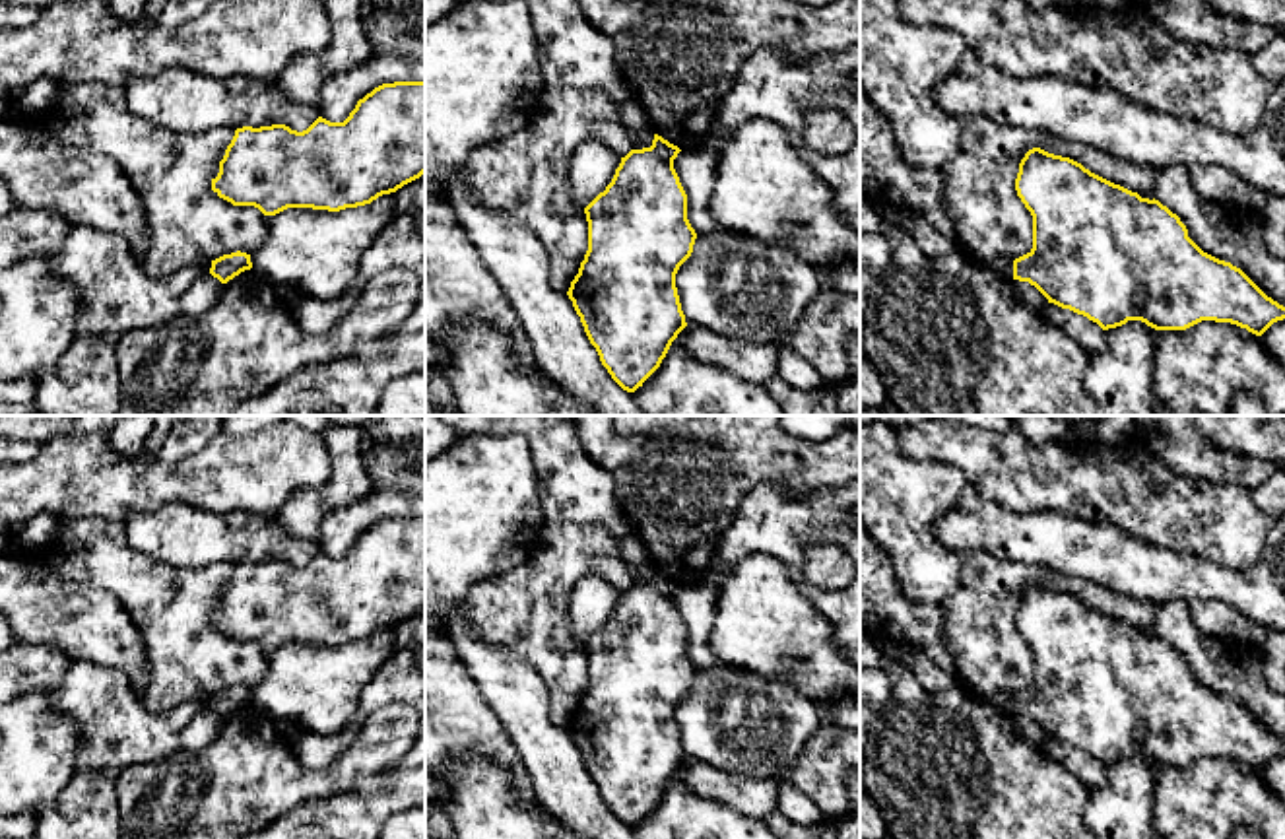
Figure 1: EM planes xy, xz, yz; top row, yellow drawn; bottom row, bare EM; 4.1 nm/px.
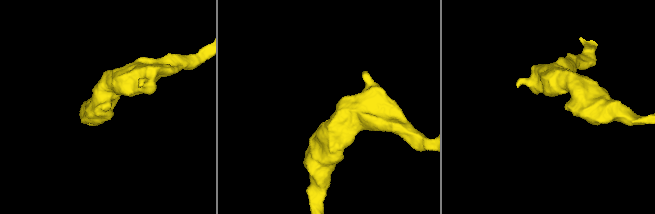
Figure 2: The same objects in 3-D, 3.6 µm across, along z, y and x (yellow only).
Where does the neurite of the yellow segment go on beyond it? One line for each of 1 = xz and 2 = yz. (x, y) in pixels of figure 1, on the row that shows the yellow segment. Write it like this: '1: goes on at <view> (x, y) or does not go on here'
1: does not go on here
2: does not go on here

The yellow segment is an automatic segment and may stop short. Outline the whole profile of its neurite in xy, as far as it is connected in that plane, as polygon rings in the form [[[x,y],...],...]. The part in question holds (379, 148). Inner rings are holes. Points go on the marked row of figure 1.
[[[425,82],[382,84],[357,101],[344,122],[318,117],[307,130],[285,124],[243,126],[219,161],[212,190],[264,216],[287,208],[340,212],[371,204],[425,173]]]

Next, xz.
[[[654,134],[650,148],[621,157],[611,183],[584,208],[588,251],[567,295],[602,365],[627,392],[642,386],[687,326],[675,274],[691,256],[697,233],[687,219],[687,194],[674,169],[679,151]]]

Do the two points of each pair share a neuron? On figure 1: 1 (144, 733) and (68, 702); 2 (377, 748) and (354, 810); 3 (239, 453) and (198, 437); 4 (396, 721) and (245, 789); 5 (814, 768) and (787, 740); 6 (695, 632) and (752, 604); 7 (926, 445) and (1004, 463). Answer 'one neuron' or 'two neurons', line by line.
1: one neuron
2: two neurons
3: two neurons
4: one neuron
5: two neurons
6: two neurons
7: one neuron

